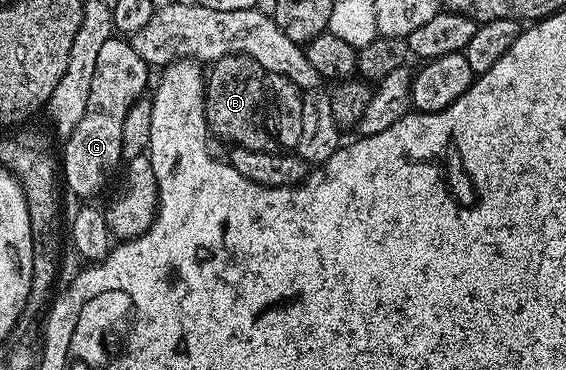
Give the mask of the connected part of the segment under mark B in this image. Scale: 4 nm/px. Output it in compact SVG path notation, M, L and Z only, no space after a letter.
M242 52L221 56L209 65L206 76L206 122L209 131L227 140L227 145L253 152L279 151L279 141L266 129L266 120L262 117L262 79L264 73L258 61Z

